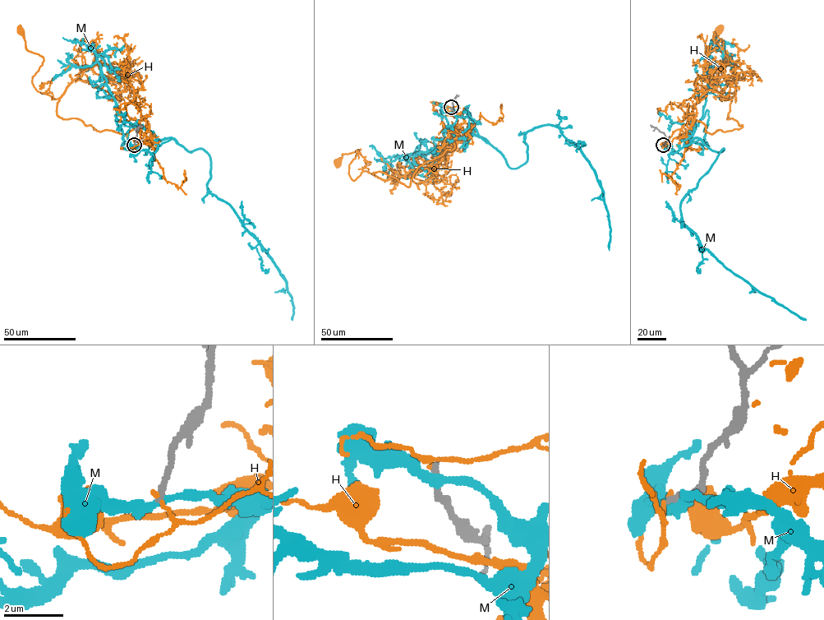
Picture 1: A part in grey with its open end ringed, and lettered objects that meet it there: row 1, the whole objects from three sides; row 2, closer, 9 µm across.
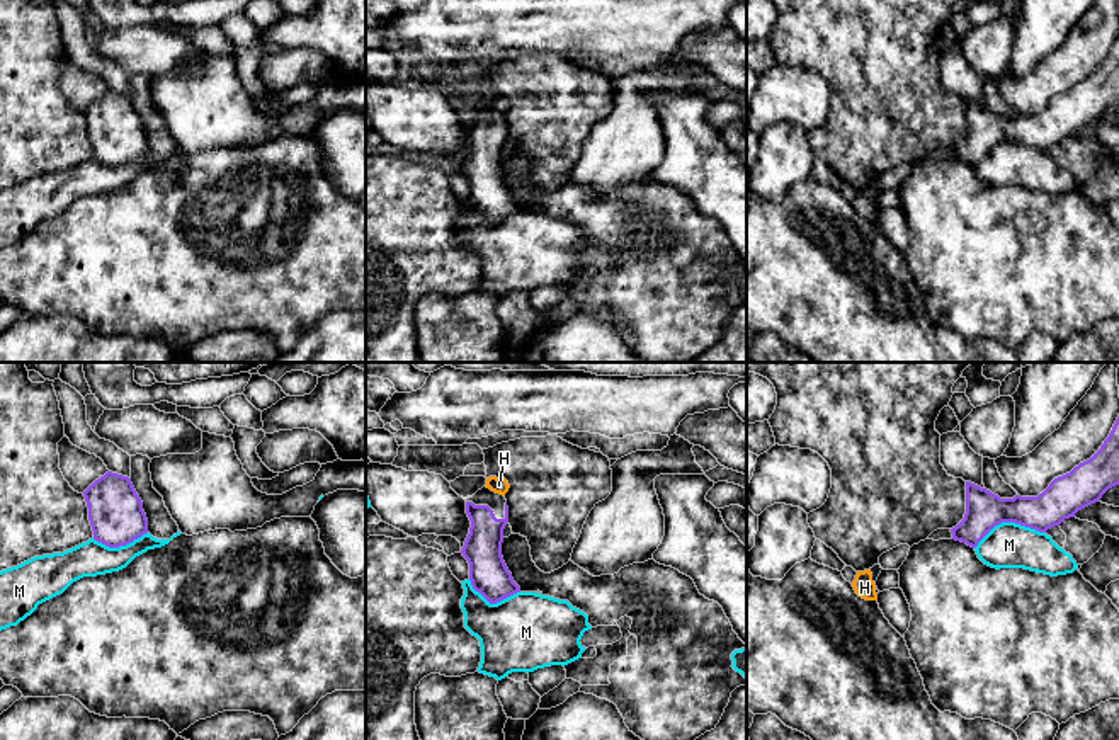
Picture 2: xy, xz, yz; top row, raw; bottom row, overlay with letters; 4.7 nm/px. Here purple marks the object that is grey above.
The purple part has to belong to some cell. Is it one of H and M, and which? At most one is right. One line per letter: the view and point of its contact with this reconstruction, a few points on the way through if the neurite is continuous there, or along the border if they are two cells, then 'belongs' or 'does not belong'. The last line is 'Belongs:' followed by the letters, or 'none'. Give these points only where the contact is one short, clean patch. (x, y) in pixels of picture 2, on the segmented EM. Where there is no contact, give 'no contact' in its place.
H: no contact | does not belong
M: yz (1009, 521) | does not belong
Belongs: none

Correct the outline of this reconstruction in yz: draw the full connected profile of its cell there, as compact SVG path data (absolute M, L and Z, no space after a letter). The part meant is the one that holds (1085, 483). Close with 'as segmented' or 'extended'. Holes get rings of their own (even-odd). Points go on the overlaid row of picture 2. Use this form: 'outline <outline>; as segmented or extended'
outline M1119 417L1109 437L1090 459L1054 478L1037 497L1000 498L990 490L966 481L966 514L951 529L952 539L976 548L1002 522L1015 522L1046 532L1099 502L1116 485L1119 485Z; as segmented

